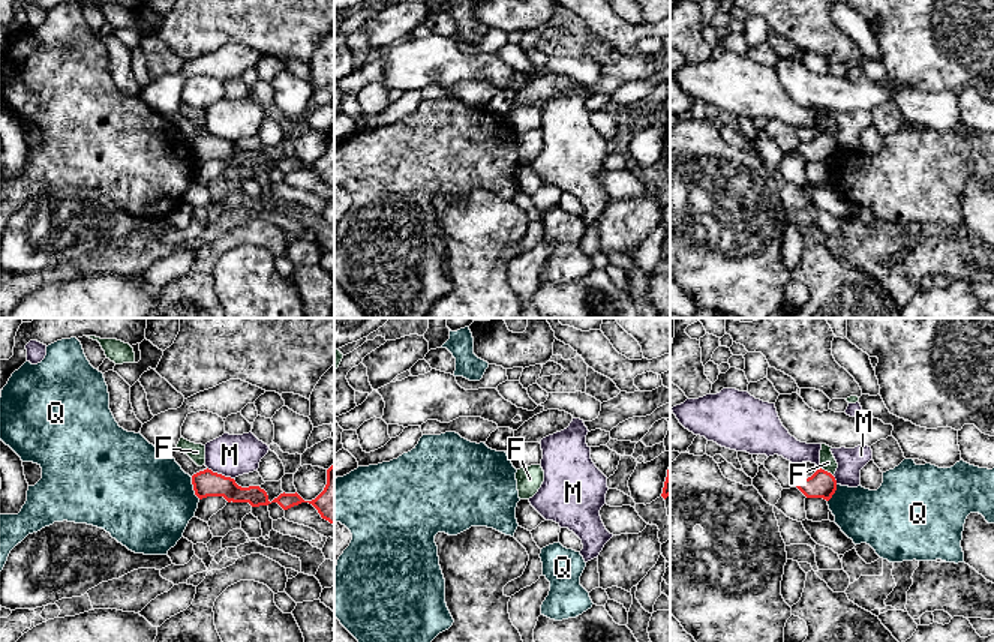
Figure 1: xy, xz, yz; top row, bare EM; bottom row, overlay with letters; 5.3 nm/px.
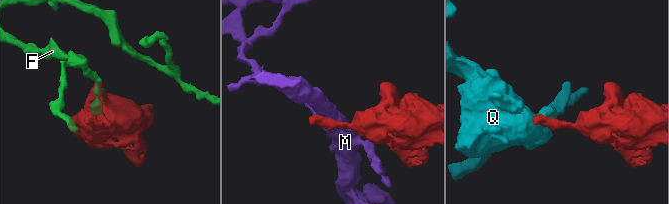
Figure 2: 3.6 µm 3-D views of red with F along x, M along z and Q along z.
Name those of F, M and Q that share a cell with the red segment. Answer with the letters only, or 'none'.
none

